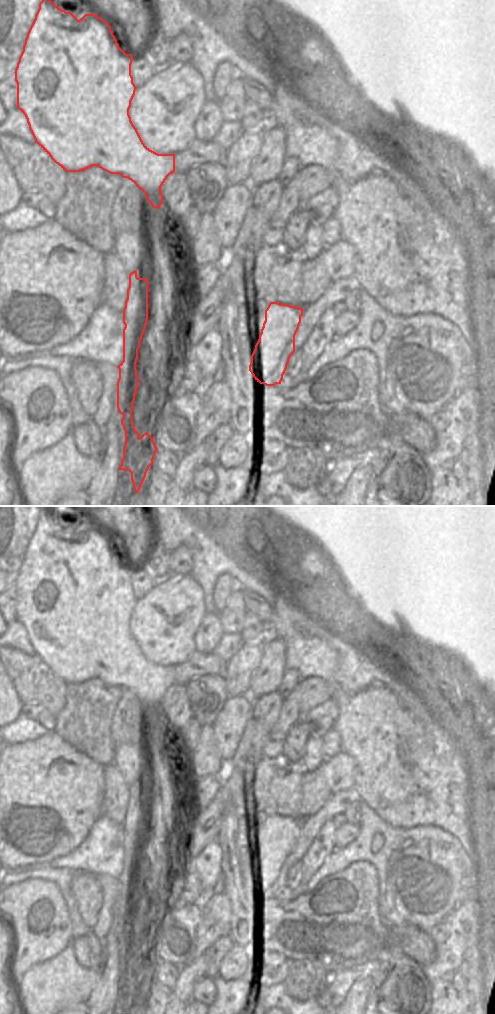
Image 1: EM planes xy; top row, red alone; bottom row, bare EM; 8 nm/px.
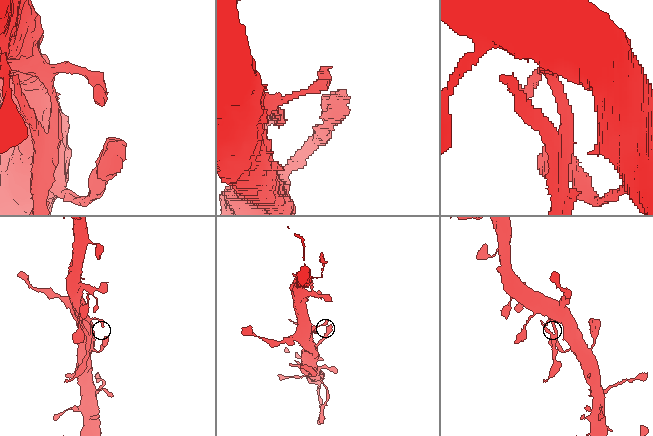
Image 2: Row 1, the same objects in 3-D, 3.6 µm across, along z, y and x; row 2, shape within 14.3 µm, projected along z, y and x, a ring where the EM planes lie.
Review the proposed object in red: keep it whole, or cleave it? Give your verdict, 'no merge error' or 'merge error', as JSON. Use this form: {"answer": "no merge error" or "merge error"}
{"answer": "merge error"}

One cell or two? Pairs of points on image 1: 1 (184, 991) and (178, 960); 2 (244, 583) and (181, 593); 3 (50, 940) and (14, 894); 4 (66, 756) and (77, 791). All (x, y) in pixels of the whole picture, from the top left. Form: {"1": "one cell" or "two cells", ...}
{"1": "two cells", "2": "two cells", "3": "one cell", "4": "one cell"}

